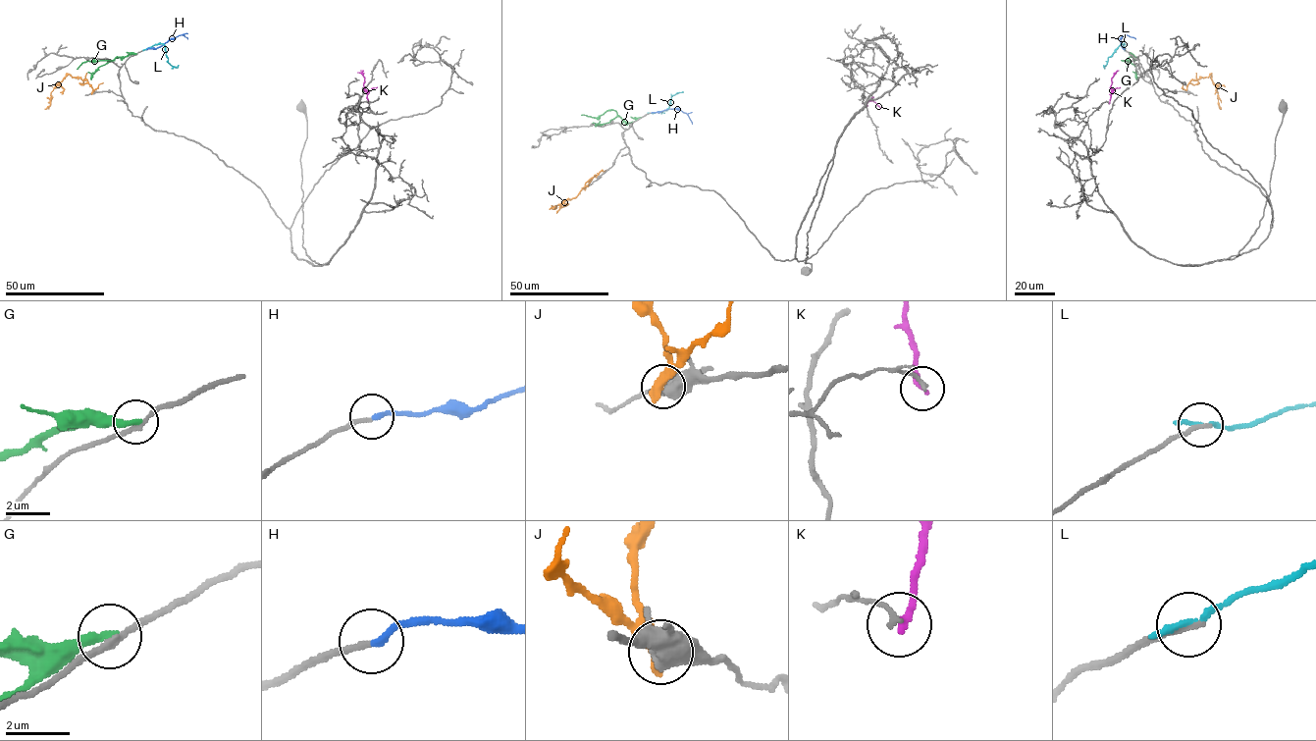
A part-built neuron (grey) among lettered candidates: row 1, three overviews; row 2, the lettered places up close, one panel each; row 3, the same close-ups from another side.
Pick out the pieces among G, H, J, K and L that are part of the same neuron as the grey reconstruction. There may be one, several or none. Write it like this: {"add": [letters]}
{"add": ["H"]}

